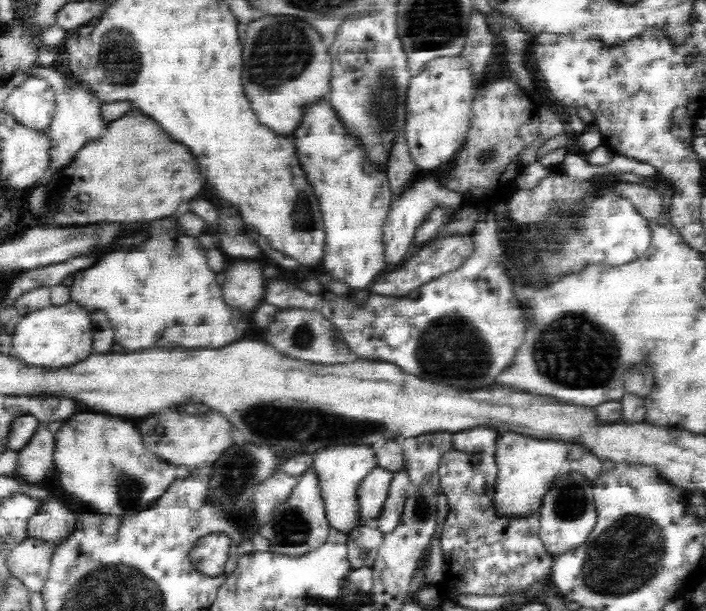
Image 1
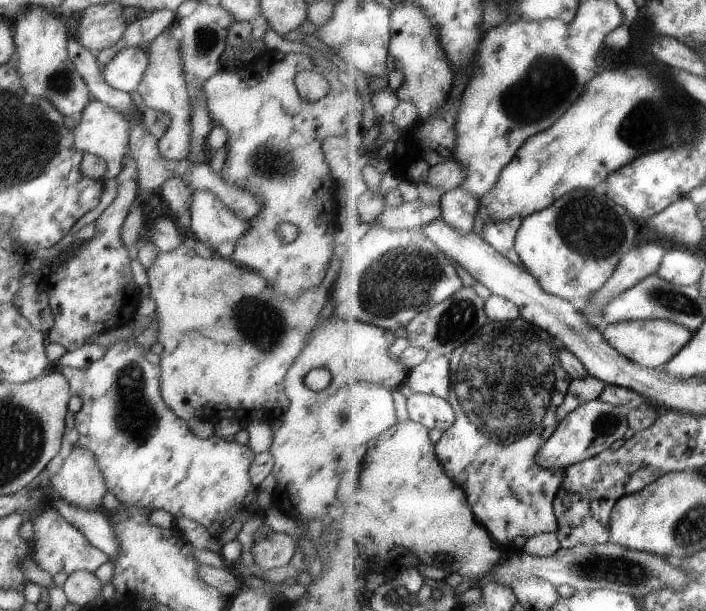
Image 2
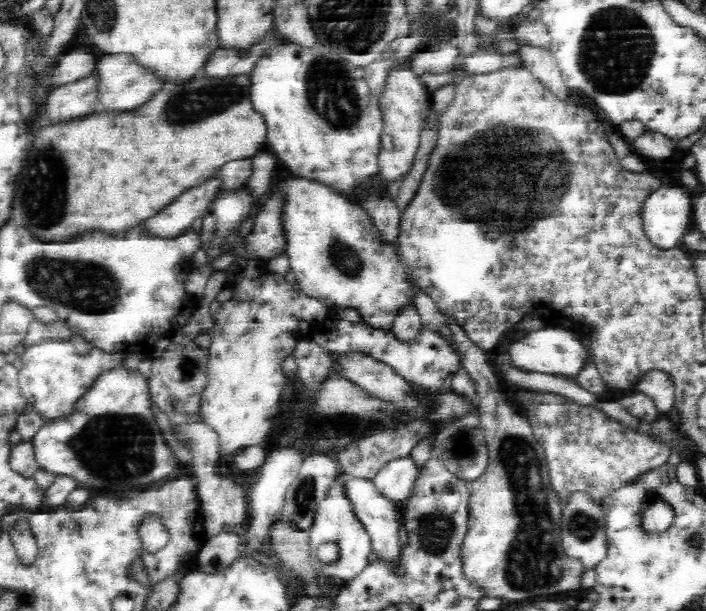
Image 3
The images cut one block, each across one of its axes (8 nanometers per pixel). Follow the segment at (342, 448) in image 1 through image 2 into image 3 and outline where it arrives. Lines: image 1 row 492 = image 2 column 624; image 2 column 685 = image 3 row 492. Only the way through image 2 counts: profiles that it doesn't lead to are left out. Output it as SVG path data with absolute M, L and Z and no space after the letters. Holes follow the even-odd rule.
M340 472L338 479L331 483L326 497L318 503L318 508L314 513L313 526L307 531L308 553L310 559L316 561L316 548L324 542L335 542L340 547L340 558L331 565L323 564L318 566L318 572L322 576L338 576L344 583L349 582L358 576L369 564L368 555L372 554L372 540L358 521L357 514L354 512L353 504L346 495L346 475Z

